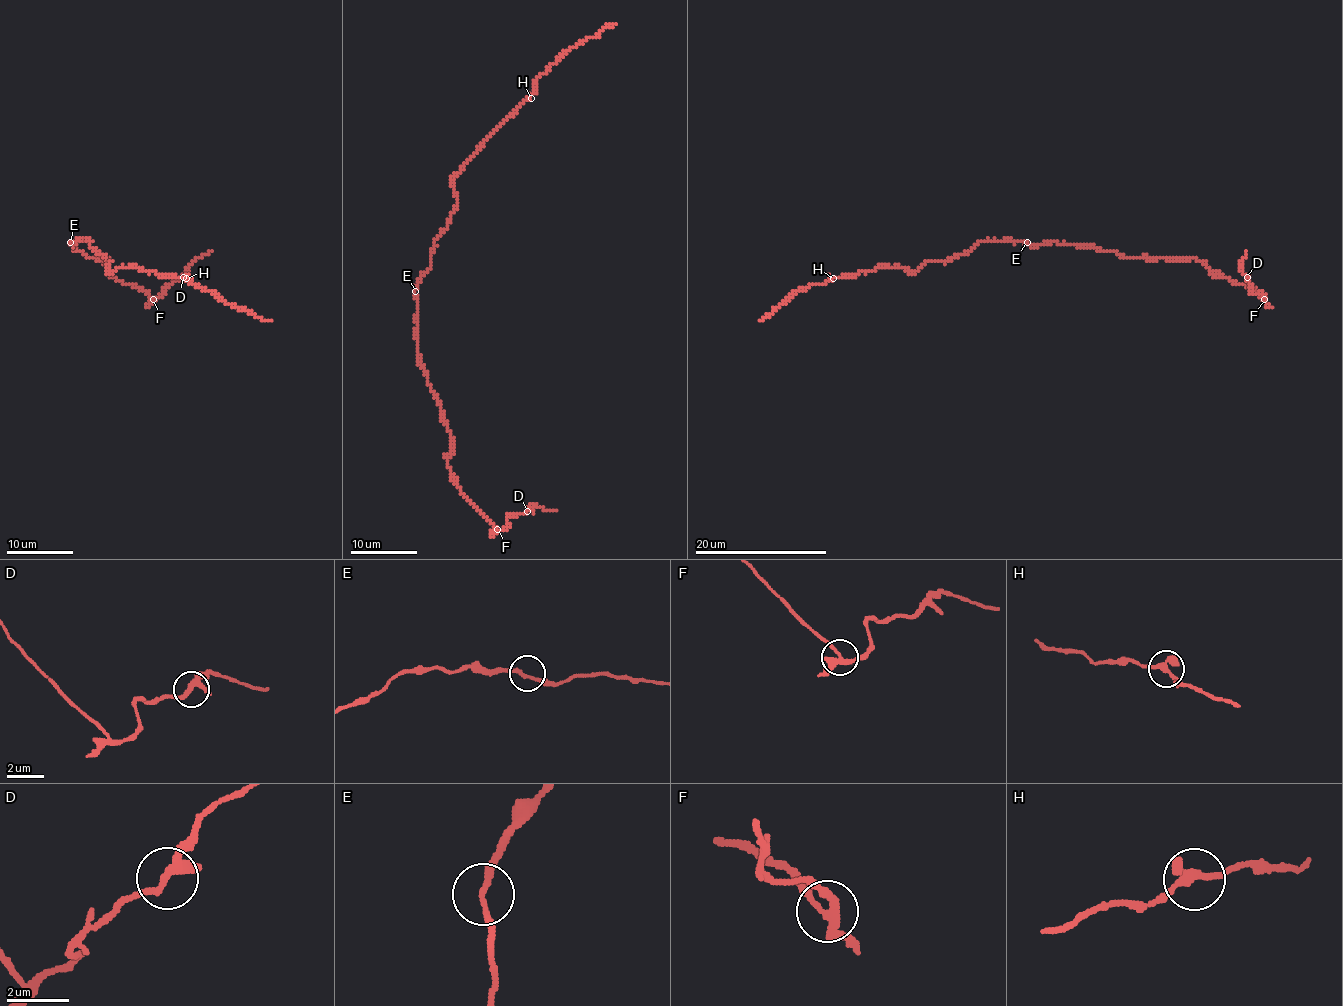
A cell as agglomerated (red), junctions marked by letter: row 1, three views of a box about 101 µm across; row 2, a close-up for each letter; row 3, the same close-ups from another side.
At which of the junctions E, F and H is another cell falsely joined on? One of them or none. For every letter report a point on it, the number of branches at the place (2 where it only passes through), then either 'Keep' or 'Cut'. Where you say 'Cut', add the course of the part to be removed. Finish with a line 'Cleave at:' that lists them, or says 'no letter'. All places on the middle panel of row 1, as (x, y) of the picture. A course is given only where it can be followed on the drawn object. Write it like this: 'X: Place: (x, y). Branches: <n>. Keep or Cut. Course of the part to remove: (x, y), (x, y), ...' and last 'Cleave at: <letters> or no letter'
E: Place: (415, 291). Branches: 2. Keep
F: Place: (497, 529). Branches: 3. Cut. Course of the part to remove: (498, 529), (508, 526), (509, 514), (524, 514), (534, 504), (556, 511)
H: Place: (531, 98). Branches: 3. Keep
Cleave at: F

